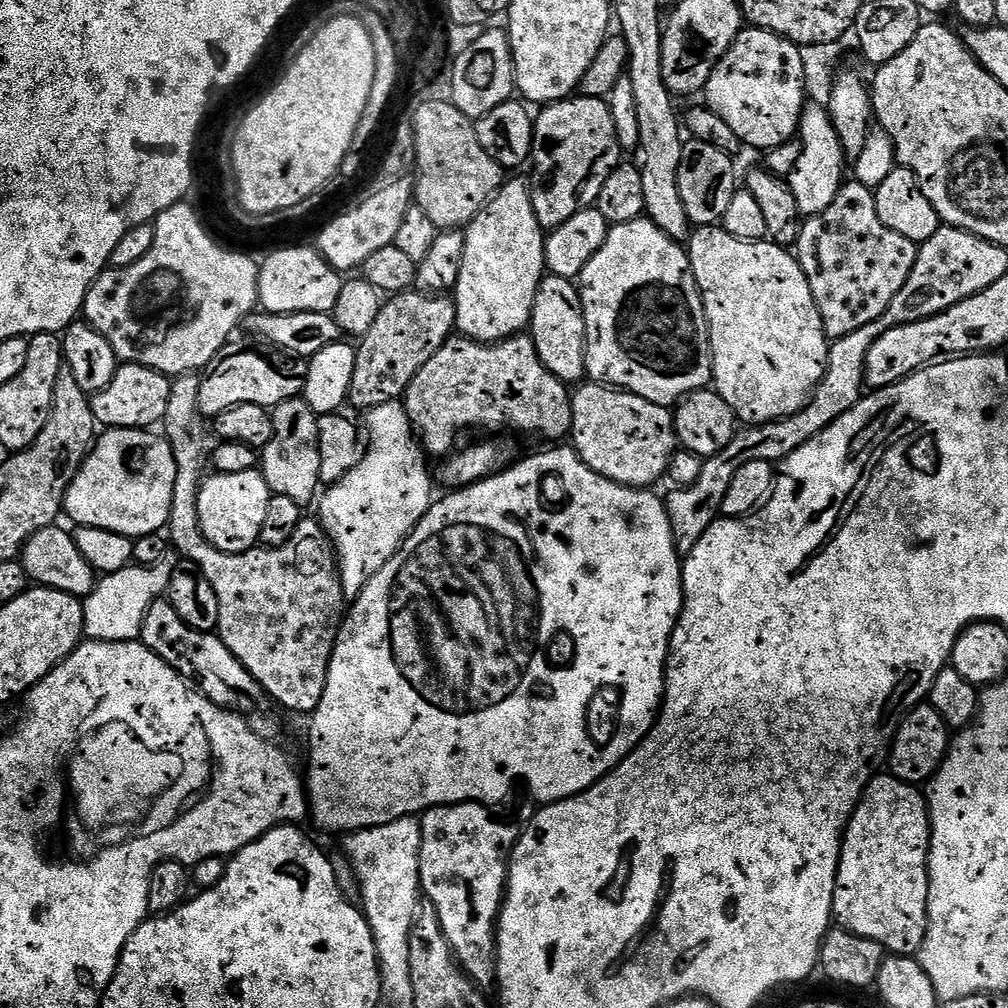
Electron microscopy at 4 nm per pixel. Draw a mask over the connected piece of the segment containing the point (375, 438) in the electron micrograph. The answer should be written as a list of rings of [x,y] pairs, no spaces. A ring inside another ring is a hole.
[[[403,399],[382,402],[382,406],[374,406],[373,408],[367,409],[365,416],[368,417],[365,418],[364,424],[362,420],[362,428],[366,433],[366,447],[363,449],[360,461],[358,461],[339,482],[331,485],[331,487],[325,491],[328,493],[326,493],[325,496],[323,493],[318,500],[318,505],[320,504],[318,519],[320,525],[326,530],[326,534],[330,537],[332,544],[336,548],[336,558],[340,566],[340,581],[344,587],[345,597],[348,598],[354,598],[360,593],[366,586],[366,582],[370,582],[370,578],[374,578],[374,574],[378,574],[378,570],[382,570],[382,566],[386,566],[386,562],[390,562],[390,558],[394,558],[396,551],[403,546],[405,538],[416,529],[420,519],[427,514],[429,508],[431,508],[434,503],[434,495],[432,496],[432,480],[434,484],[434,476],[433,473],[432,476],[428,473],[427,462],[429,463],[429,461],[426,459],[426,453],[419,439],[417,439],[412,431],[412,423],[408,417],[407,410],[404,409]]]

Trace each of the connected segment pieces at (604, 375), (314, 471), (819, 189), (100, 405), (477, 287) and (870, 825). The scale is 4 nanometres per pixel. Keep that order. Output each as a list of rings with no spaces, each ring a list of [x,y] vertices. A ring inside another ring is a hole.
[[[641,218],[611,225],[602,250],[586,262],[578,287],[586,322],[584,367],[589,381],[603,382],[633,392],[651,404],[665,406],[679,405],[691,392],[707,389],[712,384],[708,323],[687,247],[668,237],[653,220]]]
[[[302,398],[284,400],[272,413],[272,437],[262,449],[262,471],[268,480],[268,489],[277,496],[291,498],[302,506],[315,501],[321,487],[322,454],[318,446],[320,417]],[[264,464],[264,465],[263,465]]]
[[[809,103],[804,115],[800,118],[798,129],[800,141],[800,157],[794,170],[786,177],[790,190],[794,190],[794,198],[798,201],[801,217],[807,218],[822,214],[830,202],[838,194],[841,184],[845,183],[844,164],[846,157],[842,150],[842,142],[838,142],[838,134],[834,130],[832,120],[828,117],[825,105]]]
[[[121,363],[106,390],[91,393],[92,413],[101,429],[142,428],[151,429],[163,421],[166,402],[170,402],[172,380],[163,372],[141,364]]]
[[[505,179],[500,189],[492,195],[487,206],[476,215],[464,232],[464,241],[466,242],[466,250],[462,254],[462,274],[458,274],[458,282],[454,289],[454,299],[456,301],[456,327],[455,331],[461,336],[467,336],[469,340],[478,340],[482,344],[494,344],[497,340],[505,340],[507,336],[514,336],[523,333],[532,322],[532,307],[536,301],[536,291],[540,285],[540,281],[546,275],[544,267],[544,241],[546,239],[545,229],[540,227],[538,218],[534,214],[534,202],[532,201],[532,189],[529,181]]]
[[[877,774],[873,776],[864,795],[856,804],[852,817],[848,820],[848,827],[842,833],[840,846],[840,865],[836,871],[836,885],[834,886],[834,902],[832,903],[832,915],[835,923],[847,932],[858,934],[862,938],[870,938],[883,946],[885,953],[898,956],[915,957],[926,938],[927,932],[927,892],[928,892],[928,851],[932,845],[932,823],[928,817],[928,802],[925,793],[917,785],[907,784],[891,774]]]

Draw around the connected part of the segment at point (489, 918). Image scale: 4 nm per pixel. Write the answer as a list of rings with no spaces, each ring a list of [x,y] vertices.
[[[469,802],[467,804],[441,804],[439,808],[429,808],[419,817],[422,830],[420,847],[420,886],[423,895],[434,902],[438,910],[438,922],[442,922],[444,936],[450,942],[456,961],[464,973],[478,986],[496,984],[496,921],[500,918],[500,908],[504,904],[508,883],[508,861],[512,848],[522,831],[512,816],[499,816],[487,804]]]

